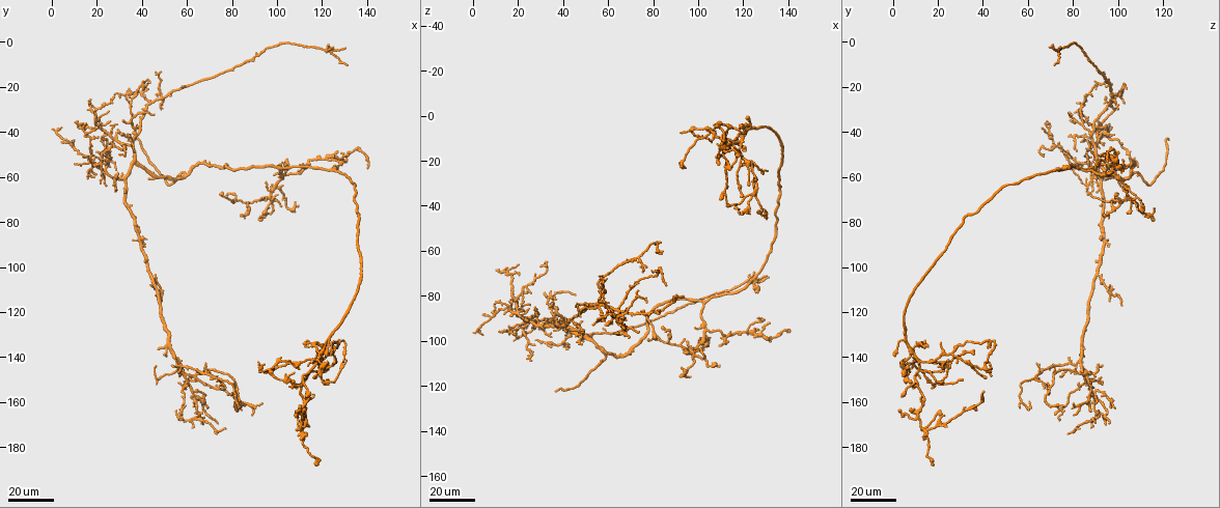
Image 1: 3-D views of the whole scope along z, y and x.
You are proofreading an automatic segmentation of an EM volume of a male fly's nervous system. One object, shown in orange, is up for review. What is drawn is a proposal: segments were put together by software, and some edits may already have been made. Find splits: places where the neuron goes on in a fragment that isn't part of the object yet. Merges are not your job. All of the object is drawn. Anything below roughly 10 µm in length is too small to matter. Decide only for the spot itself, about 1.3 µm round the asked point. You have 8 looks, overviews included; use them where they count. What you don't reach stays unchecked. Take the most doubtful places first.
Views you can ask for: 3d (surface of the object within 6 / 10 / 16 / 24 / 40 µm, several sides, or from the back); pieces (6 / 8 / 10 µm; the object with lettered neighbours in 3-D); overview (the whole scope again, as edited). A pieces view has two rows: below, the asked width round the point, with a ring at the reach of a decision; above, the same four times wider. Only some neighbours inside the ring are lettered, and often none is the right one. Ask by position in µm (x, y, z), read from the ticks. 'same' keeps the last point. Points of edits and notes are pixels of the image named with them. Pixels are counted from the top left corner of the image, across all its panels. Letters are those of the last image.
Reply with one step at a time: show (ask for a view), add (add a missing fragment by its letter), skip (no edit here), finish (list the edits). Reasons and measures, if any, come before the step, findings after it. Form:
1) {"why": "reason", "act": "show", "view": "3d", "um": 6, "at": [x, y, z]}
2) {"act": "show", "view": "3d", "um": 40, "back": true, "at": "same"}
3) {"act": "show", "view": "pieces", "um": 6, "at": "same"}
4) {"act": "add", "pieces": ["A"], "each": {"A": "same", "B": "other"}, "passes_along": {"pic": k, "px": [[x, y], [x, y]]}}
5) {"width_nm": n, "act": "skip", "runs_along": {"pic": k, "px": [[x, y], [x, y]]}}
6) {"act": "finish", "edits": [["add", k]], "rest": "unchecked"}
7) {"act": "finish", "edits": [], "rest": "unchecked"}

{"why": "branch stops here", "act": "show", "view": "3d", "um": 24, "at": [36, 43, 122]}

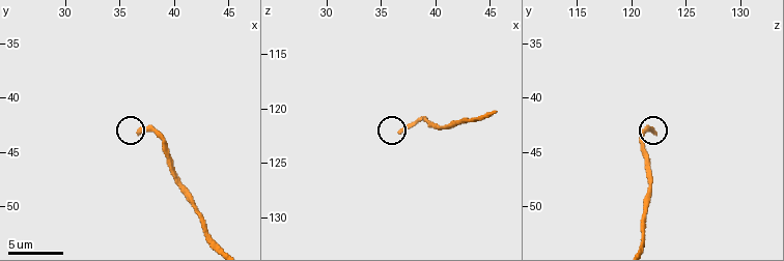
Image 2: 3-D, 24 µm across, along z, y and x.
{"why": "see the neighbours", "act": "show", "view": "pieces", "um": 8, "at": [37.0, 43.4, 122.2]}

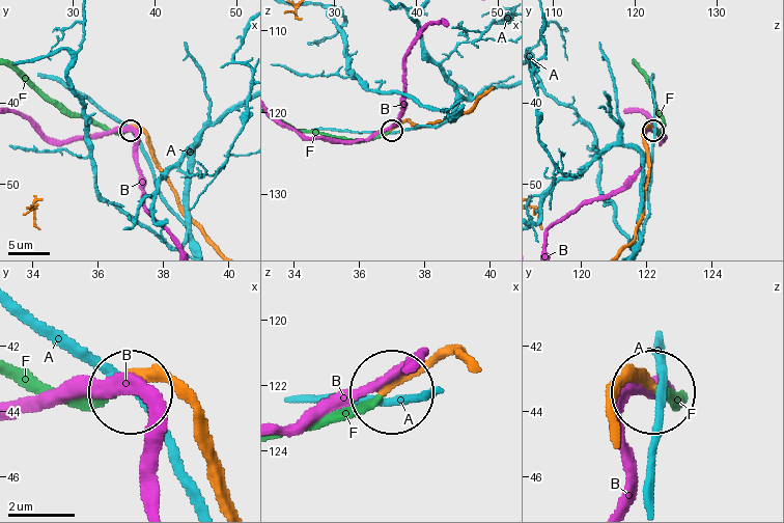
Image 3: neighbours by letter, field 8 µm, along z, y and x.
{"act": "add", "pieces": ["F"], "each": {"A": "other", "B": "other", "F": "same"}, "passes_along": {"pic": 3, "px": [[206, 427], [150, 379], [76, 395], [17, 376]]}, "found": "it goes on there"}

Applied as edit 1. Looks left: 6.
{"why": "redraw", "act": "show", "view": "overview"}

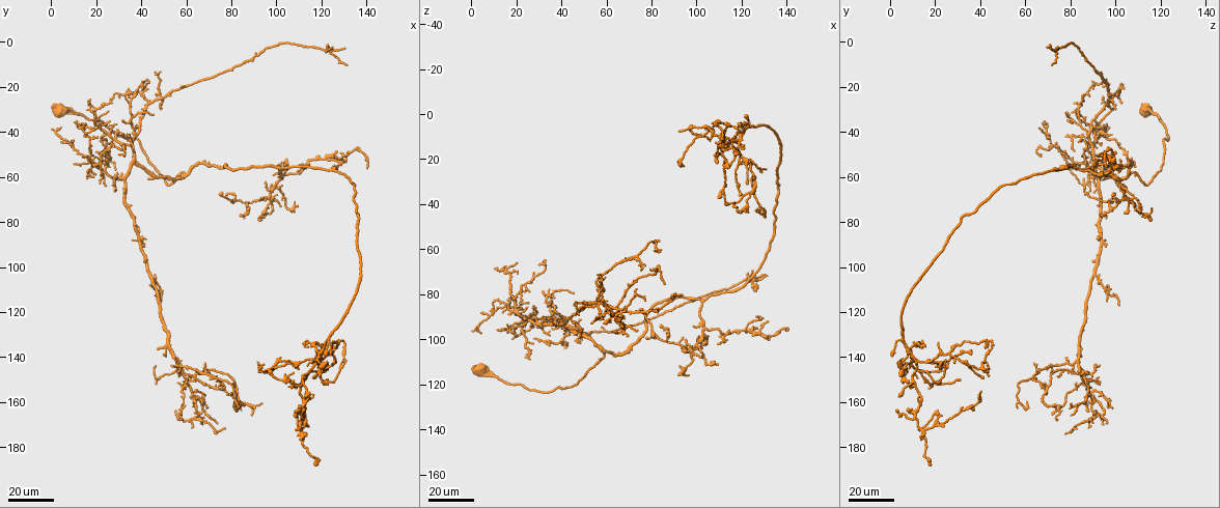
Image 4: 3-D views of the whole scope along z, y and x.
{"why": "an open end", "act": "show", "view": "3d", "um": 24, "at": [10, 55, 82]}

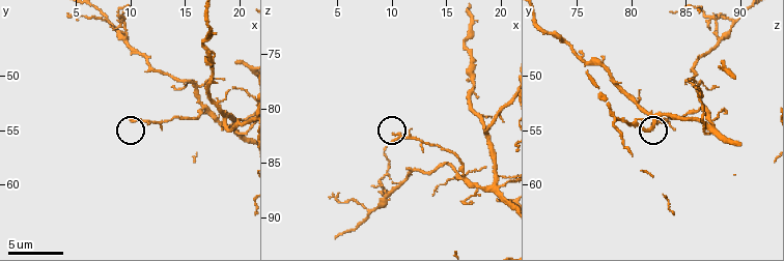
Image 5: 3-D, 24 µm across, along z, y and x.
{"act": "show", "view": "pieces", "um": 8, "at": [10.0, 54.4, 82.4]}

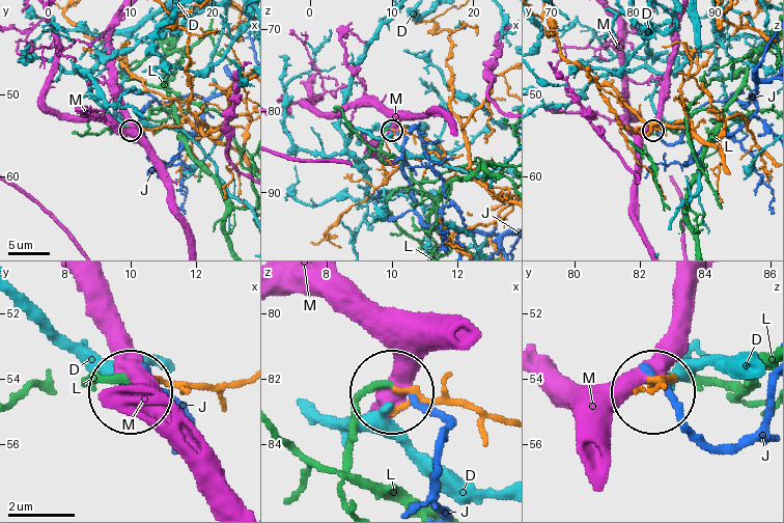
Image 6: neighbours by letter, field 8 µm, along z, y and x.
{"act": "skip", "each": {"D": "other", "J": "other", "L": "other", "M": "other"}, "runs_along": {"pic": 6, "px": [[500, 422], [394, 388]]}, "found": "no lettered fragment goes on from it"}

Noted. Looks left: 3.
{"why": "tapers out", "act": "show", "view": "3d", "um": 24, "at": [127, 56, 89]}

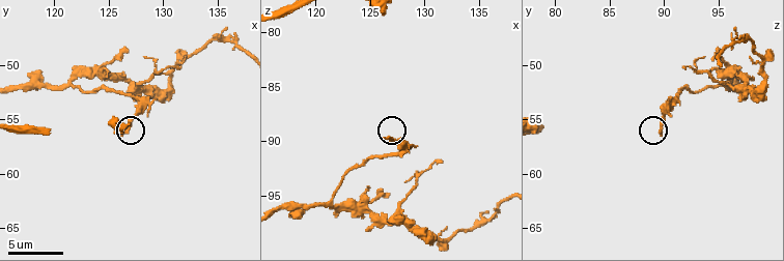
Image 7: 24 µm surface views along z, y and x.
{"why": "what lies round it", "act": "show", "view": "pieces", "um": 6, "at": [126.2, 56.2, 89.6]}

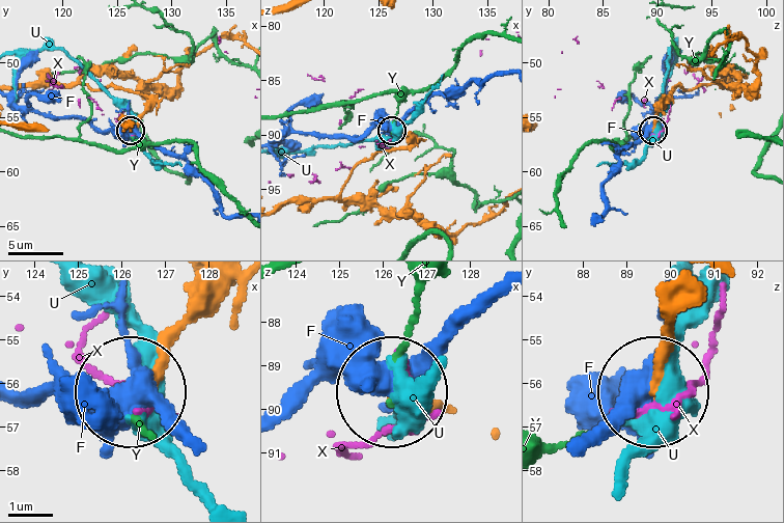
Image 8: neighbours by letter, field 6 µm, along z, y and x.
{"width_nm": 200, "act": "skip", "each": {"F": "other", "U": "other", "X": "other", "Y": "other"}, "runs_along": {"pic": 8, "px": [[680, 308], [659, 393]]}, "found": "none of them fits"}

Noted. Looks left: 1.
{"act": "finish", "edits": [["add", 3]], "rest": "unchecked"}

